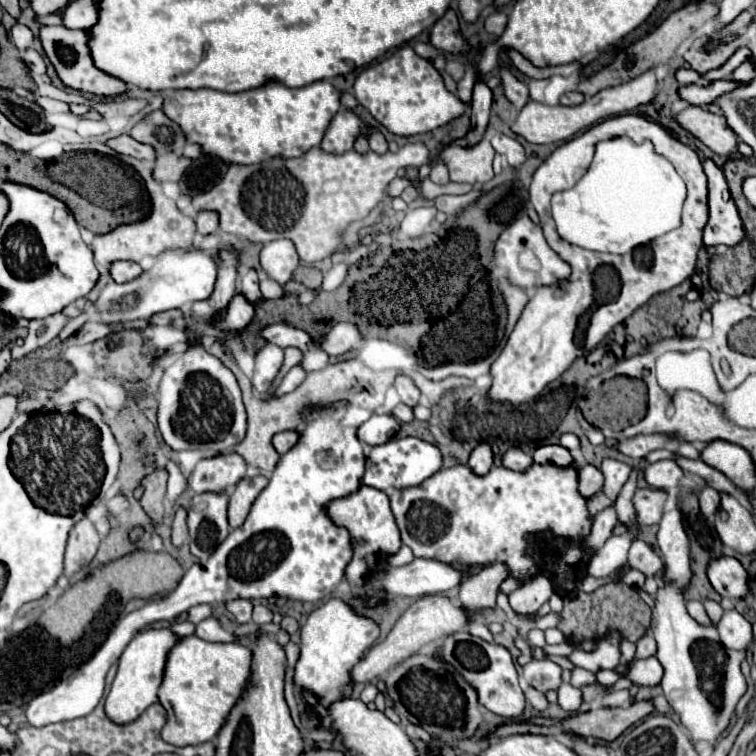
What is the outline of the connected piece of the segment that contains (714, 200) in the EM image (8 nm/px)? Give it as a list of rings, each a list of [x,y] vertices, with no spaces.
[[[712,159],[704,161],[704,173],[708,175],[708,213],[710,219],[704,227],[704,245],[736,245],[744,239],[742,221],[734,199],[730,197],[724,173]]]

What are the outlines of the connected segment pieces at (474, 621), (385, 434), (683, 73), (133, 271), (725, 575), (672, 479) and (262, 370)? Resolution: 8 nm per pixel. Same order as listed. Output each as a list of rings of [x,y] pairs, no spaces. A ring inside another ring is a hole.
[[[492,565],[492,567],[480,569],[480,573],[476,573],[474,577],[466,579],[460,585],[458,601],[460,601],[460,607],[468,615],[468,633],[470,635],[476,635],[476,637],[480,637],[484,641],[492,641],[488,627],[484,623],[480,623],[480,621],[482,621],[482,617],[486,613],[490,613],[496,607],[498,585],[508,575],[510,573],[508,573],[506,565]]]
[[[372,415],[366,423],[358,427],[358,439],[368,445],[382,445],[390,441],[400,429],[398,421],[390,415]]]
[[[678,69],[678,73],[676,73],[676,79],[678,79],[678,83],[680,85],[694,85],[694,83],[700,83],[700,81],[704,81],[704,77],[700,77],[696,71],[692,71],[692,69]]]
[[[114,261],[110,265],[110,277],[116,281],[116,283],[126,283],[126,281],[132,281],[134,277],[138,277],[142,273],[140,265],[138,263],[132,263],[132,261]]]
[[[720,557],[718,561],[710,563],[708,577],[712,587],[722,595],[722,597],[746,597],[750,593],[748,587],[748,573],[742,567],[742,563],[734,557]]]
[[[672,459],[656,461],[656,463],[652,463],[652,465],[646,467],[646,481],[654,489],[666,489],[668,491],[672,487],[678,487],[682,475],[684,475],[682,469]]]
[[[272,343],[264,345],[256,353],[256,373],[252,377],[252,385],[258,393],[266,393],[272,387],[282,367],[282,361],[284,361],[284,351]]]

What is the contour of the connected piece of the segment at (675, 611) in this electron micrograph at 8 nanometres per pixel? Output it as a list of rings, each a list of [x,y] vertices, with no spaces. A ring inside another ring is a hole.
[[[680,509],[664,513],[658,529],[658,547],[666,567],[666,575],[656,593],[656,607],[652,611],[652,633],[658,643],[656,659],[664,667],[660,685],[664,689],[664,697],[678,713],[680,723],[690,731],[690,739],[706,741],[714,747],[728,729],[736,711],[736,703],[748,689],[746,677],[740,671],[744,651],[726,649],[718,639],[716,627],[704,627],[686,613],[682,589],[690,581],[690,541],[684,531]],[[720,673],[722,681],[718,683],[718,693],[708,693],[702,689],[706,679],[714,679]]]

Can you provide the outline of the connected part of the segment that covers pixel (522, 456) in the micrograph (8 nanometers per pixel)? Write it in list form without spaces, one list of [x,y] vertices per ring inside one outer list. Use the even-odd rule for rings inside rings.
[[[510,447],[504,455],[502,455],[502,465],[506,469],[514,469],[514,471],[522,471],[522,469],[528,469],[532,465],[532,457],[518,449],[518,447]]]

